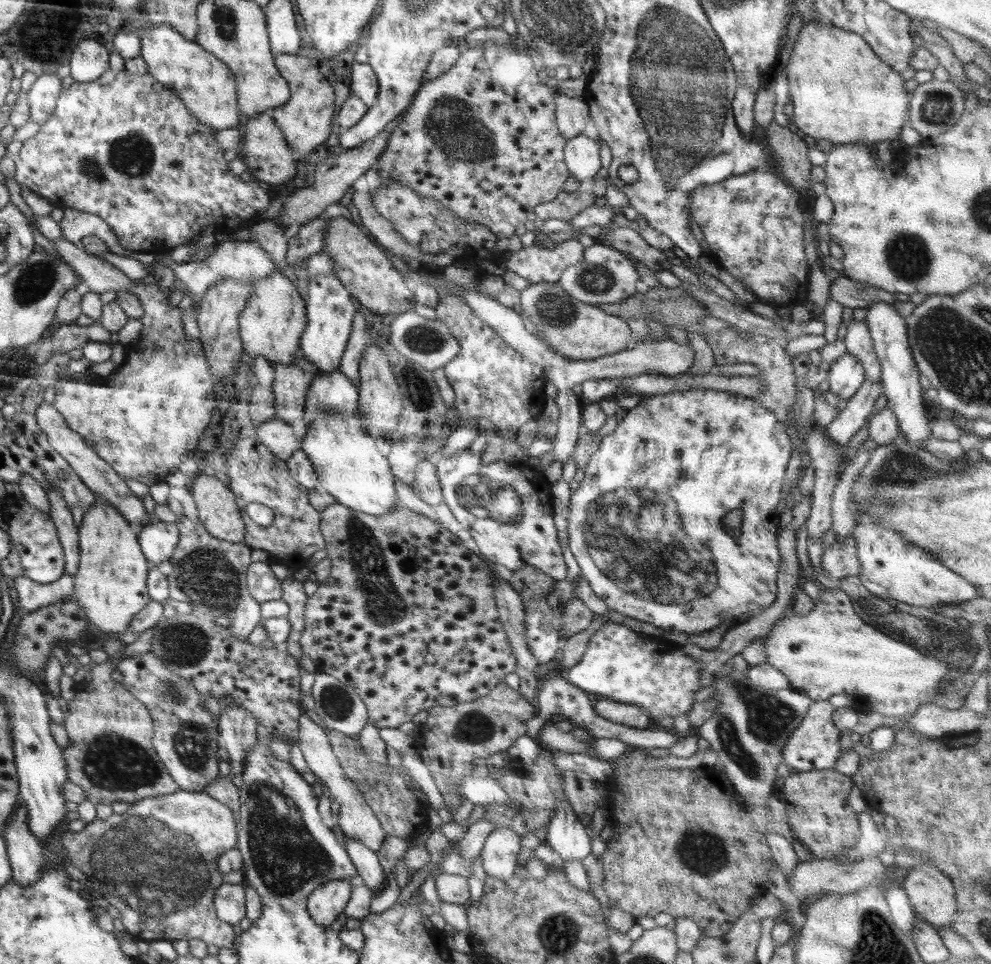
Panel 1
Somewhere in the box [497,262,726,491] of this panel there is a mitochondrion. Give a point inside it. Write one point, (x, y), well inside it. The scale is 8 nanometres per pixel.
(551, 308)

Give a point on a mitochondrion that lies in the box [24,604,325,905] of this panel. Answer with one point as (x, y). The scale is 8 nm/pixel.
(114, 762)

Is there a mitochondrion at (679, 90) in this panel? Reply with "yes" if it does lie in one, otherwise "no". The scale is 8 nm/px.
yes

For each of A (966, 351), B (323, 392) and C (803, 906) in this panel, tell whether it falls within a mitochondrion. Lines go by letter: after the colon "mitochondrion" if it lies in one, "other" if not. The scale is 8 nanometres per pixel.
A: mitochondrion
B: other
C: other

